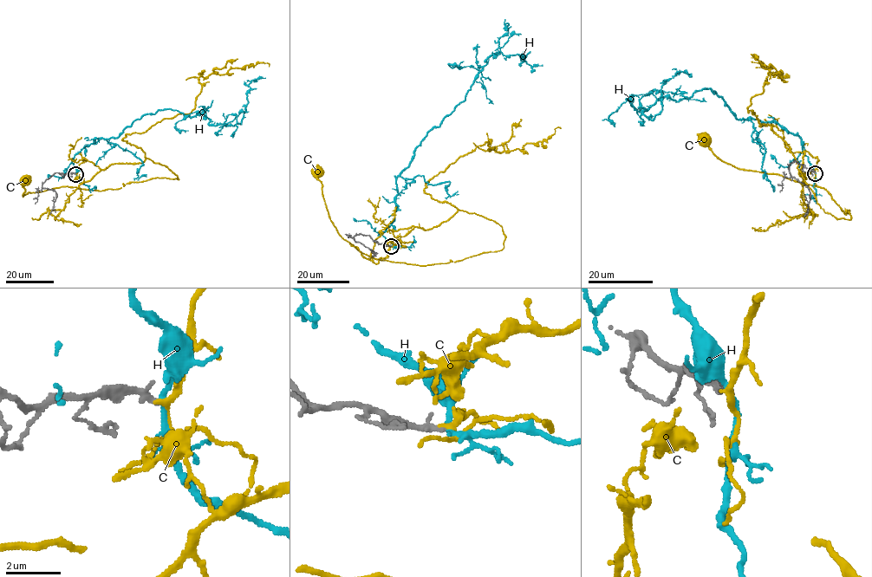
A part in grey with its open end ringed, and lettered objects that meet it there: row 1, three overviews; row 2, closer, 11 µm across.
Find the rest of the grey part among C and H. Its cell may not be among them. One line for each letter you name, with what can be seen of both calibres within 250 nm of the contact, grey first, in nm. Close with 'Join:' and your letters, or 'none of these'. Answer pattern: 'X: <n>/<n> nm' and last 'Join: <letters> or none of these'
C: 240/160 nm
Join: C

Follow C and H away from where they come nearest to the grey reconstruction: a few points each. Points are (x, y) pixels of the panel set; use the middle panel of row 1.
C: (392, 246), (393, 232), (460, 210), (505, 237), (445, 263), (374, 259), (338, 233), (318, 171)
H: (392, 246), (382, 234), (397, 209), (396, 178), (485, 60), (521, 53), (542, 64)

